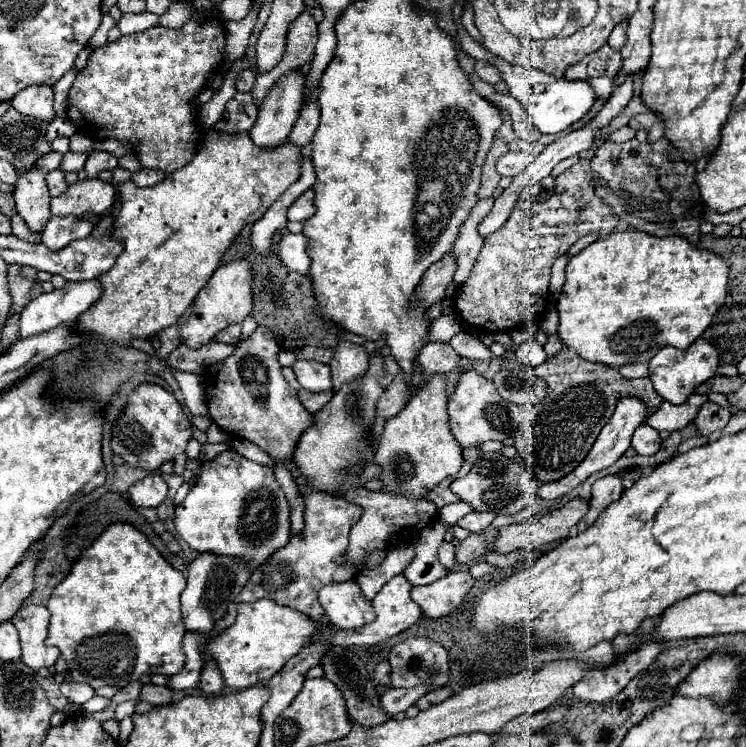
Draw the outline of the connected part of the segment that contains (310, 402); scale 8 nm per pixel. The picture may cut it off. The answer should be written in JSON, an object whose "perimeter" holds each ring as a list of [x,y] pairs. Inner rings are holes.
{"perimeter":[[[304,389],[298,391],[298,399],[300,399],[302,407],[304,407],[310,415],[314,415],[316,411],[320,411],[322,405],[328,403],[330,397],[332,397],[332,391],[324,391],[324,393],[312,393],[312,391],[304,391]]]}

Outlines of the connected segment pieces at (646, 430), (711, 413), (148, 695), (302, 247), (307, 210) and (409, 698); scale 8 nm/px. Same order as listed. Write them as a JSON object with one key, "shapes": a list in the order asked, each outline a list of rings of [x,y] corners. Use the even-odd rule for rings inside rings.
{"shapes":[[[[642,423],[634,435],[632,435],[632,447],[636,449],[638,455],[654,455],[662,445],[660,433],[652,427],[648,427],[646,423]]],[[[706,401],[702,407],[700,407],[700,411],[698,411],[698,415],[696,415],[696,419],[694,419],[694,425],[696,425],[696,429],[698,429],[698,433],[702,435],[702,437],[714,437],[714,435],[718,435],[718,433],[722,433],[722,429],[728,425],[728,421],[730,421],[730,411],[728,409],[724,409],[724,407],[720,407],[720,405],[716,405],[716,403],[712,403],[712,401]]],[[[148,683],[140,689],[140,699],[148,701],[150,705],[164,705],[164,703],[172,701],[172,695],[170,695],[168,687],[158,687],[158,685]]],[[[288,233],[280,241],[280,259],[290,271],[310,275],[310,257],[308,257],[308,237],[304,233],[292,235]]],[[[308,189],[302,197],[298,197],[292,207],[288,209],[288,219],[290,221],[306,221],[316,213],[314,205],[314,189]]],[[[414,687],[414,689],[388,689],[382,697],[380,697],[380,709],[394,717],[402,711],[406,711],[410,705],[414,705],[420,695],[428,693],[430,687]]]]}

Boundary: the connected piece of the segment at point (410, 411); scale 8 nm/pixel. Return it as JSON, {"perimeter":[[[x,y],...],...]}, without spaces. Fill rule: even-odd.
{"perimeter":[[[434,373],[430,381],[422,385],[408,401],[408,405],[396,417],[390,417],[384,423],[384,431],[376,449],[376,463],[384,467],[384,473],[380,475],[384,491],[402,491],[410,493],[410,497],[424,497],[426,491],[436,483],[460,471],[464,463],[462,445],[456,441],[450,429],[450,419],[446,413],[446,385],[446,373]],[[402,461],[412,463],[412,473],[398,473]]]}

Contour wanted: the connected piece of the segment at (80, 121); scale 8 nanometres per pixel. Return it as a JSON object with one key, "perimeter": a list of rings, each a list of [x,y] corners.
{"perimeter":[[[206,15],[202,19],[190,19],[180,29],[152,27],[144,33],[124,35],[114,43],[94,49],[88,57],[88,65],[78,73],[70,93],[66,115],[74,127],[90,139],[118,139],[130,143],[140,165],[144,169],[158,169],[174,173],[176,169],[190,163],[204,139],[204,131],[198,125],[196,97],[204,91],[208,81],[220,69],[224,61],[226,33],[220,19]]]}

